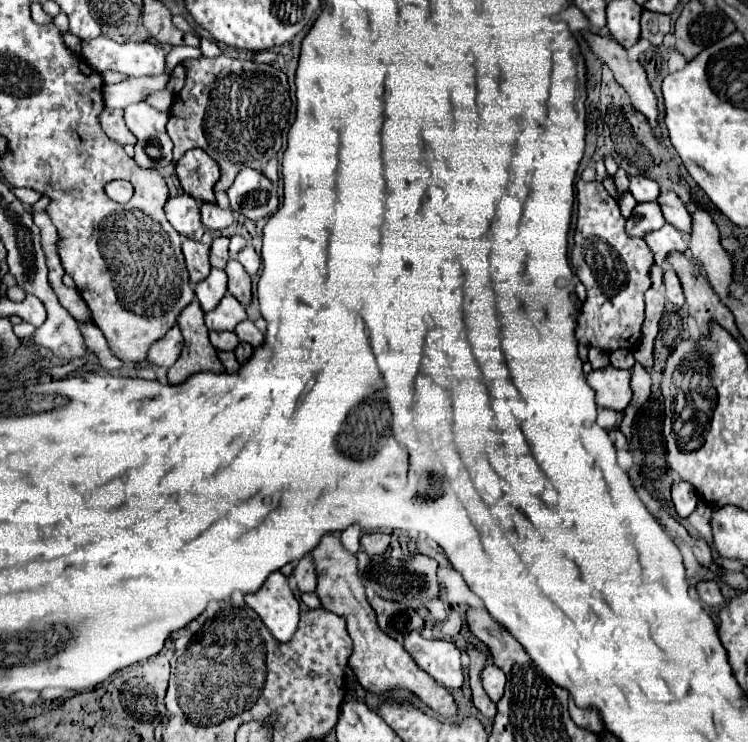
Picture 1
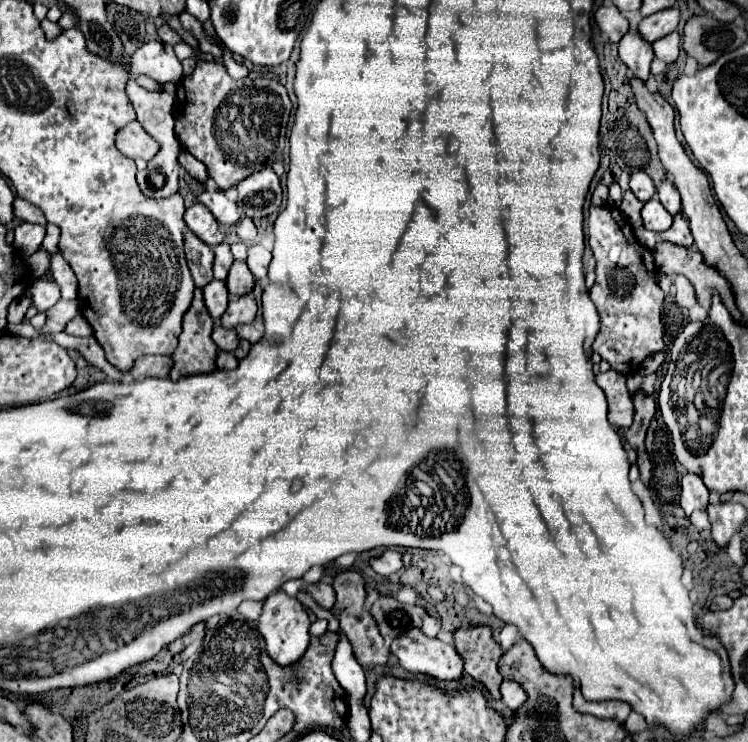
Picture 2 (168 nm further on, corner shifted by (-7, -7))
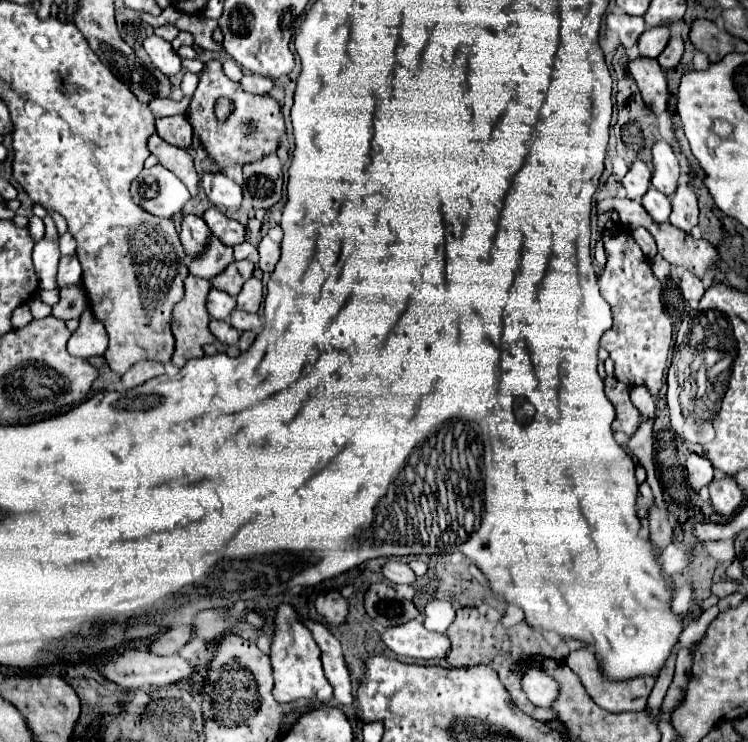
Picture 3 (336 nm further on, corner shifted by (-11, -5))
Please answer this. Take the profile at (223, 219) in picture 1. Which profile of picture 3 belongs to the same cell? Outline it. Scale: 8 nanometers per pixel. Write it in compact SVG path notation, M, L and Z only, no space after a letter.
M205 172L201 176L201 186L213 206L233 208L233 210L241 206L241 200L243 200L241 186L237 182L233 182L231 178L227 178L223 172L215 172L215 174Z

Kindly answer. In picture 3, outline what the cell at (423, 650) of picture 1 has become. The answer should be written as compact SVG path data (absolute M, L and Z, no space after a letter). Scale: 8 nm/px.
M411 620L407 624L391 626L381 632L381 640L391 648L397 656L413 658L413 660L429 660L429 658L445 658L449 650L449 638L445 634L437 634L427 630L419 620Z

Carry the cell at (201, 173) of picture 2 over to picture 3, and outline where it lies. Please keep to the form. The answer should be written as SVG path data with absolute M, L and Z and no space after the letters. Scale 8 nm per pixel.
M167 116L167 118L157 118L157 134L169 144L189 148L193 128L187 116Z

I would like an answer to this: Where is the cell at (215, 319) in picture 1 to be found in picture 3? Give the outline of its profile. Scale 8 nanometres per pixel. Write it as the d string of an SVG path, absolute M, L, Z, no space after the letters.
M249 278L237 296L237 308L245 312L257 312L263 298L263 284L259 278Z

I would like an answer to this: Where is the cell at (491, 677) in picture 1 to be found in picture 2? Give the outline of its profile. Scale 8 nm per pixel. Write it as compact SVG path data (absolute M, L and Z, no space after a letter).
M503 680L503 684L501 684L501 702L507 708L515 710L515 708L519 708L519 704L523 704L523 700L525 700L525 694L523 694L521 686L515 684L513 680Z

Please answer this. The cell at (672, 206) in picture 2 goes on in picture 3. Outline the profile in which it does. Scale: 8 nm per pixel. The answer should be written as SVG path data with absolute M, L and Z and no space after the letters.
M659 140L653 144L653 186L663 194L671 196L679 180L679 158L673 148Z

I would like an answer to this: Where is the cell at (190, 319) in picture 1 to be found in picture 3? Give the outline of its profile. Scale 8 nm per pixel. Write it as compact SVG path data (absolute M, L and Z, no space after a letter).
M187 276L185 278L185 294L183 294L183 300L173 308L173 320L171 320L171 330L173 330L173 336L175 336L175 354L173 354L173 364L183 368L187 360L191 358L201 358L205 352L203 352L203 346L205 344L213 344L215 338L213 334L209 332L209 320L211 316L207 314L205 310L205 302L207 302L207 294L211 290L211 282L205 280L205 278L197 278L197 276Z

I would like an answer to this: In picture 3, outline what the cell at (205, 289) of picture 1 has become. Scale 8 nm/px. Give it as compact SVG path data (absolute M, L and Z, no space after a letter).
M211 288L209 296L207 296L207 312L211 314L211 318L215 320L227 320L229 314L235 308L235 298L231 298L229 294L223 294L221 290Z

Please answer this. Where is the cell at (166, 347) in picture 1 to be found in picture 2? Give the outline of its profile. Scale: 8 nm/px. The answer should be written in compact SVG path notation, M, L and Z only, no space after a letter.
M141 356L131 368L131 376L135 380L141 380L143 376L167 378L171 368L173 368L173 356Z

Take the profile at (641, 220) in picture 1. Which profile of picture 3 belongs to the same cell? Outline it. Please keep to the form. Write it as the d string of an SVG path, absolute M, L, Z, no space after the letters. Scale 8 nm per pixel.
M649 188L647 194L643 196L643 208L651 214L651 218L655 222L667 222L669 220L671 202L663 192L659 192L655 188Z

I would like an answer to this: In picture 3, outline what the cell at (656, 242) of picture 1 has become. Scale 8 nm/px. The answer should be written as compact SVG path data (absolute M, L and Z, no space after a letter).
M679 184L675 194L671 196L671 218L669 222L673 226L677 226L683 232L691 232L693 226L697 226L697 216L699 216L699 208L697 208L697 194L693 190L691 184Z

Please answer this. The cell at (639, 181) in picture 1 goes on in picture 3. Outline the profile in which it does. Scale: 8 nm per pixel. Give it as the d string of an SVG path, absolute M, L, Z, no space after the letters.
M633 162L627 176L623 178L623 186L627 190L627 198L631 200L641 200L643 194L649 190L651 186L651 170L641 162Z

